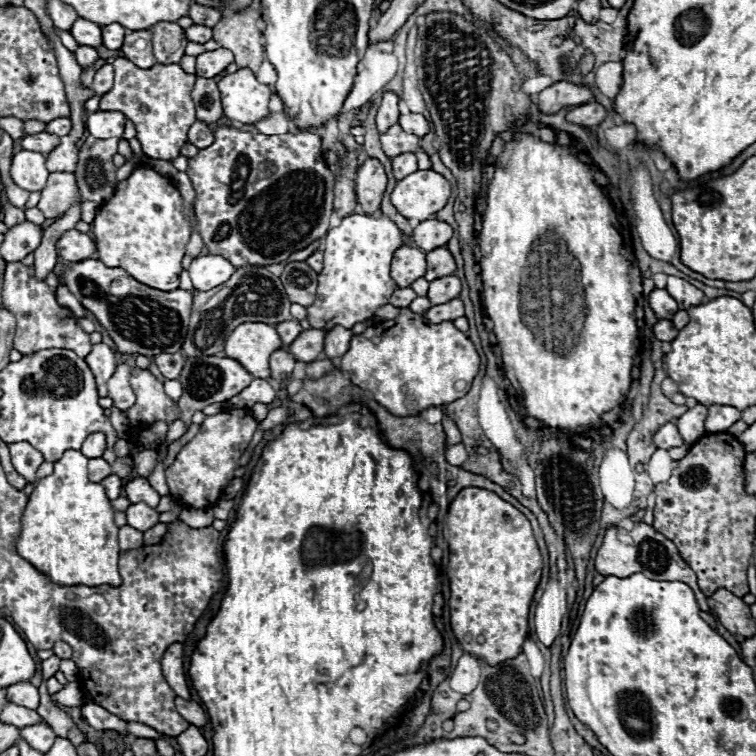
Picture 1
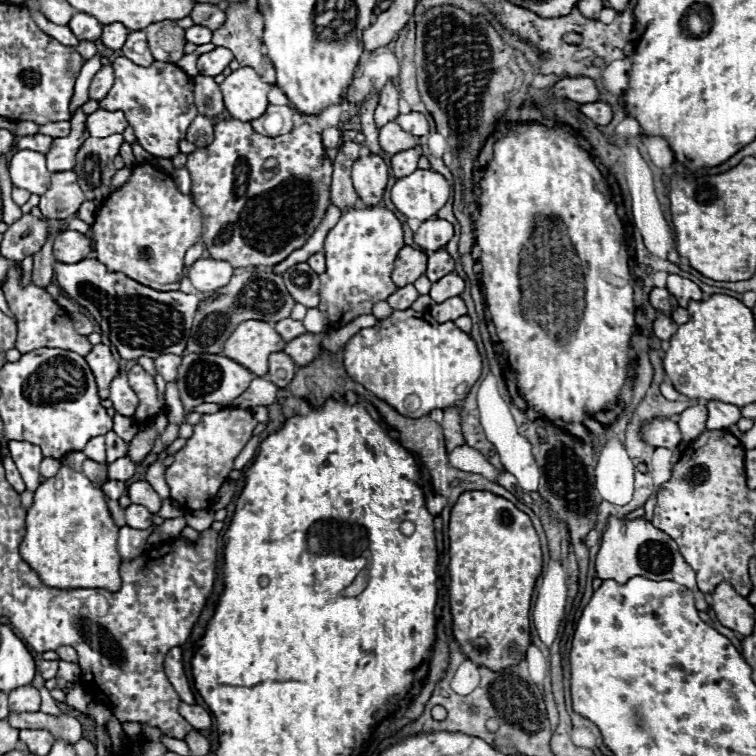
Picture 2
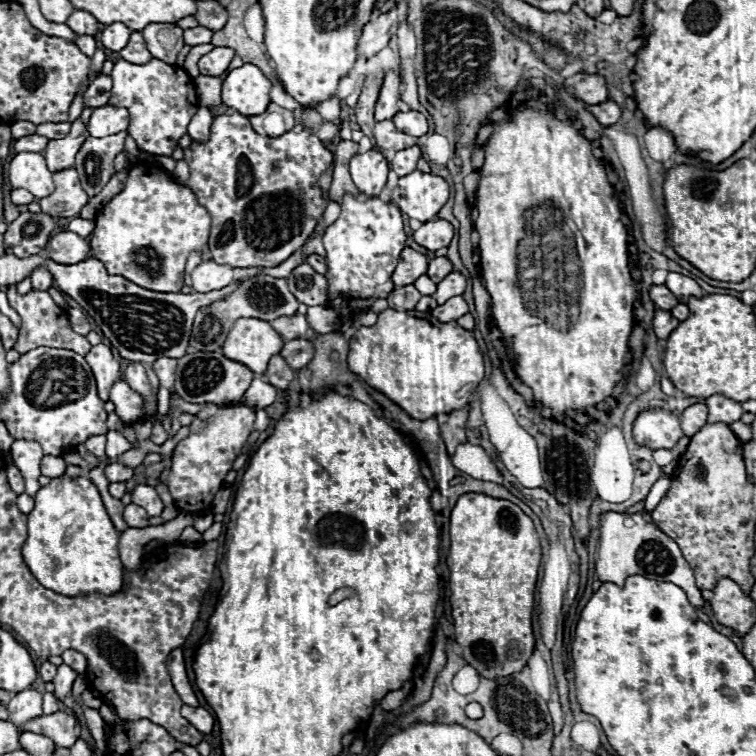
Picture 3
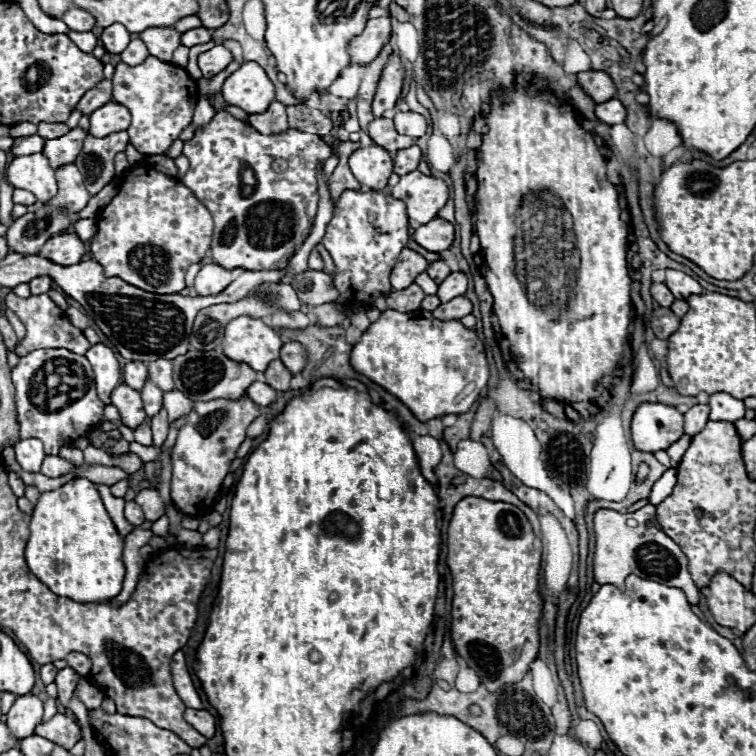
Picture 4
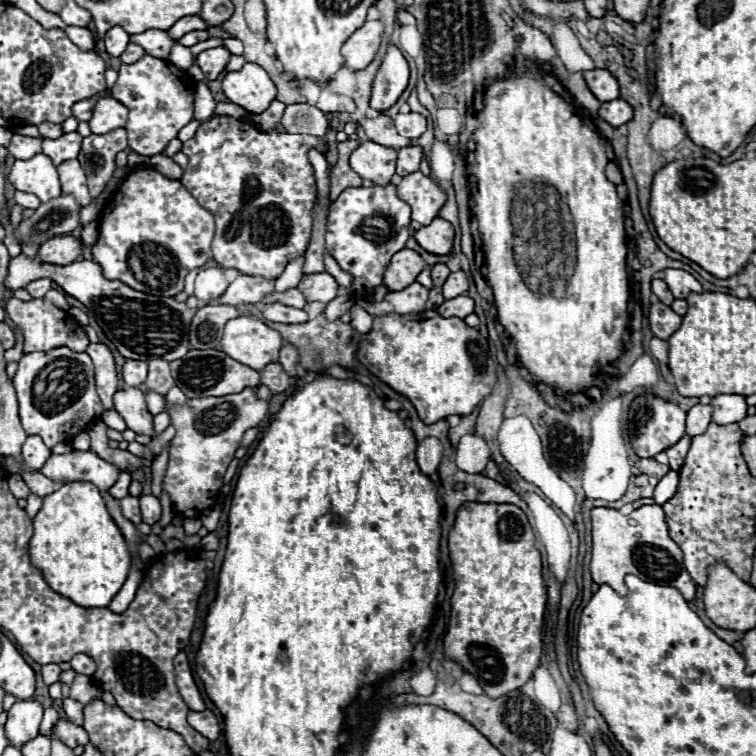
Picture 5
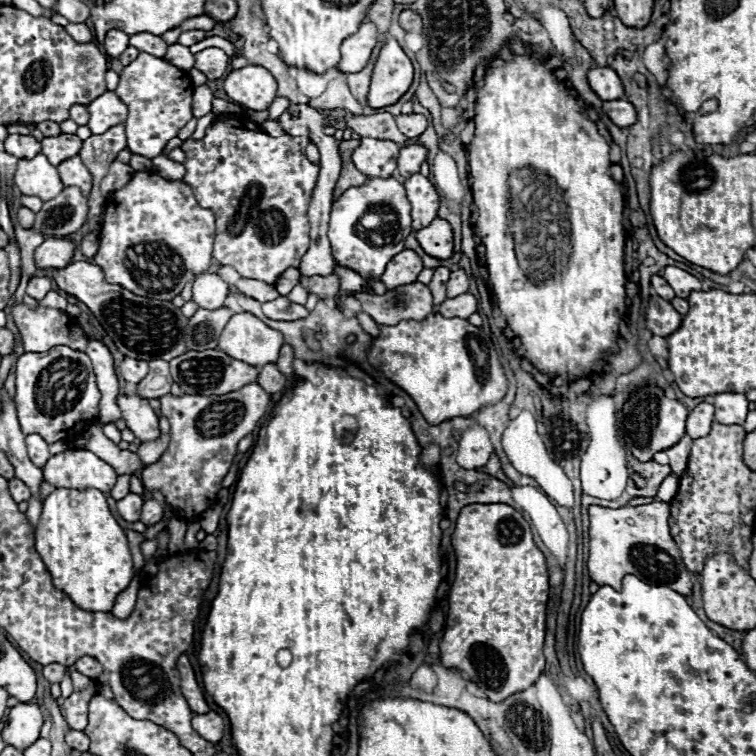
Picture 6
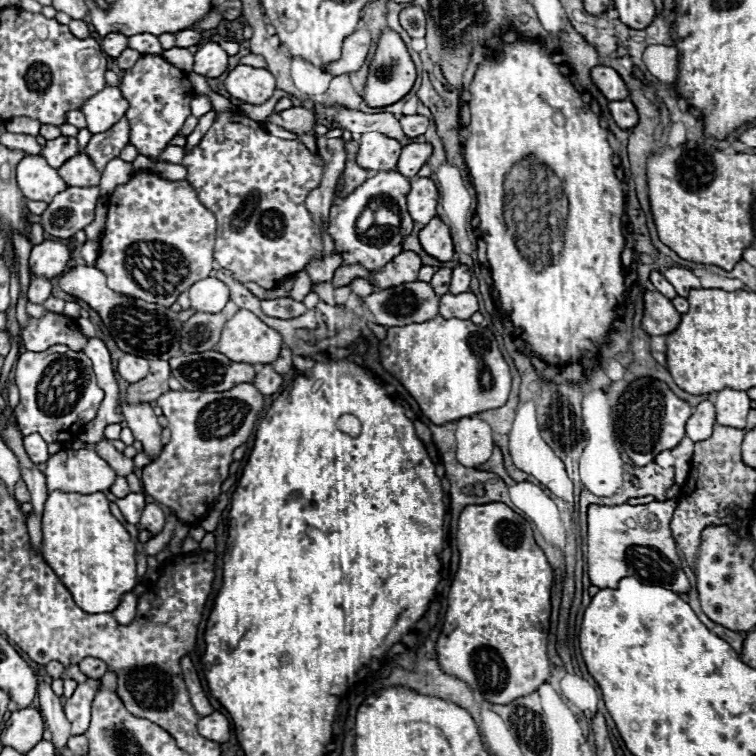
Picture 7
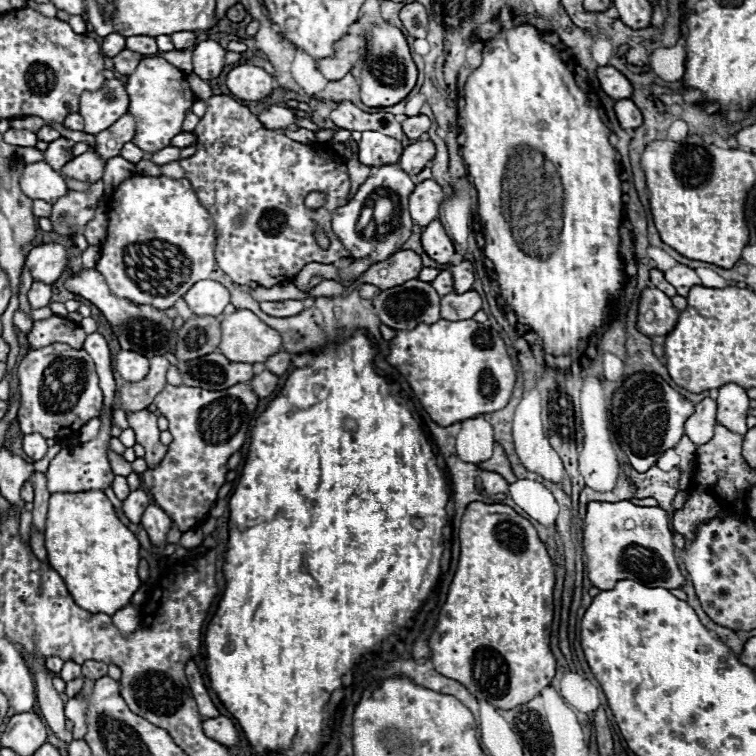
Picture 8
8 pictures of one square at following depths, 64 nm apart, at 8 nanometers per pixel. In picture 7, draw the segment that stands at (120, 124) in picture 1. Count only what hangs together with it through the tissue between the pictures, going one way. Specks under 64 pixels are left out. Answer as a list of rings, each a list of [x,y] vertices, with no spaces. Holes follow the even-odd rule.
[[[106,86],[102,92],[98,92],[96,96],[88,98],[82,104],[82,112],[86,114],[86,122],[88,122],[86,128],[92,134],[100,134],[112,128],[118,120],[124,118],[126,110],[128,110],[128,102],[122,98],[120,90],[112,86]]]

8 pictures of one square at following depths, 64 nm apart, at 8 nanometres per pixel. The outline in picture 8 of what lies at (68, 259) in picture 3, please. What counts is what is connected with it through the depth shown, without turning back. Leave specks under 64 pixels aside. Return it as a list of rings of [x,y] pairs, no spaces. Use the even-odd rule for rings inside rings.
[[[40,244],[30,250],[26,264],[36,282],[54,284],[64,272],[68,254],[62,244]]]

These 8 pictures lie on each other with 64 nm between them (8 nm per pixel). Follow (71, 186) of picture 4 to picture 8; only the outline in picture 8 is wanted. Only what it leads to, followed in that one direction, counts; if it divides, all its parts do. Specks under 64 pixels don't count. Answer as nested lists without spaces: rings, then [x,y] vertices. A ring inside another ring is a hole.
[[[88,150],[80,156],[74,156],[62,170],[60,174],[72,180],[80,180],[80,182],[88,182],[94,184],[94,180],[100,180],[104,172],[104,162],[100,160],[100,156],[94,150]]]

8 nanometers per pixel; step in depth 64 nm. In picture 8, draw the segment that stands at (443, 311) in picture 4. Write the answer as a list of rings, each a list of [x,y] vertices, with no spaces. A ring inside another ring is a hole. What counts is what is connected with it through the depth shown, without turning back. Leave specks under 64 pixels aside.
[[[474,290],[464,294],[446,294],[440,304],[440,316],[444,320],[470,320],[480,308],[482,298]]]

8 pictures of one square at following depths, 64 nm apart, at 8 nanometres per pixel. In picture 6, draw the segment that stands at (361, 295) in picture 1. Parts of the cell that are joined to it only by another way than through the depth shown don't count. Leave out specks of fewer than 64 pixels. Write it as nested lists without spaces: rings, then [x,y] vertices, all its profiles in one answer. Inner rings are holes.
[[[370,178],[364,186],[354,186],[348,188],[338,200],[334,200],[332,204],[332,214],[330,214],[330,230],[328,230],[328,238],[330,238],[330,250],[334,260],[344,266],[350,268],[354,272],[358,272],[362,276],[364,282],[374,280],[378,282],[386,264],[392,260],[392,256],[396,256],[398,252],[404,250],[404,240],[410,234],[410,204],[406,200],[406,192],[402,182],[394,180],[394,178]],[[366,212],[394,212],[396,214],[396,222],[390,222],[390,236],[384,236],[378,230],[366,230],[360,226],[360,218]]]

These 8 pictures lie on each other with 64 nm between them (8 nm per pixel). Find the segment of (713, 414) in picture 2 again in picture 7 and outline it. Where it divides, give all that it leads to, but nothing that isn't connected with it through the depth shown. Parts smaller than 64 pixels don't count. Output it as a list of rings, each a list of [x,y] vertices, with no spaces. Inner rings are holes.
[[[724,388],[718,392],[718,398],[716,398],[716,422],[718,424],[744,428],[748,410],[750,410],[750,398],[746,396],[746,392],[732,390],[732,388]]]

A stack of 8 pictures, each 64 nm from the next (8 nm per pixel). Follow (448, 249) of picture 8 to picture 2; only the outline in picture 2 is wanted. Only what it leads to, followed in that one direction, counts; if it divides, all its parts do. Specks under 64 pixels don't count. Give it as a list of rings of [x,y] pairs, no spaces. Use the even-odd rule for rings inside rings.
[[[426,220],[420,224],[420,228],[414,232],[414,242],[424,252],[436,252],[448,244],[454,230],[452,224],[446,220]]]

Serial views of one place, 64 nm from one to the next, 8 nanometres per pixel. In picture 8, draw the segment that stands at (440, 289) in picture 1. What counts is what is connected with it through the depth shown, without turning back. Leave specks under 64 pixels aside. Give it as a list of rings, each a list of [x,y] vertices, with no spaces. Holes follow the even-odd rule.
[[[466,260],[458,262],[452,266],[452,276],[454,276],[454,292],[470,292],[472,282],[474,282],[474,266]]]

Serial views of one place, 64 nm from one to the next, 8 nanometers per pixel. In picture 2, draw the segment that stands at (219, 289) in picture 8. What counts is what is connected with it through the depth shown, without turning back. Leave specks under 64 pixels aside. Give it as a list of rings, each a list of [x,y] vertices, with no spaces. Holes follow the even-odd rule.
[[[200,258],[188,270],[188,278],[192,286],[200,292],[214,292],[226,286],[232,274],[234,274],[234,268],[228,262],[214,260],[214,258]]]

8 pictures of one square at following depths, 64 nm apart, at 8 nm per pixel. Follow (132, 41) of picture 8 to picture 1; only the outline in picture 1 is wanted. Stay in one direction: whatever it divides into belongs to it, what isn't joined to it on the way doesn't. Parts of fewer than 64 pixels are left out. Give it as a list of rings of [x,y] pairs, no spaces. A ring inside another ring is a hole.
[[[158,22],[150,30],[154,32],[152,46],[156,60],[160,64],[180,62],[184,56],[184,48],[188,44],[184,30],[176,22]]]

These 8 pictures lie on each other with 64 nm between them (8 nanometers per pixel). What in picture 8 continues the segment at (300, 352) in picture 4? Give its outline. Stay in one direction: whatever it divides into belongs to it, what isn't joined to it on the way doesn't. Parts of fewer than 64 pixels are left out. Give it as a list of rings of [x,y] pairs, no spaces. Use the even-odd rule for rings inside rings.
[[[278,352],[278,354],[274,354],[274,356],[270,356],[266,362],[264,362],[264,368],[268,368],[272,374],[278,374],[278,376],[282,376],[288,368],[290,368],[290,364],[292,364],[292,360],[290,360],[290,354],[288,352]]]

